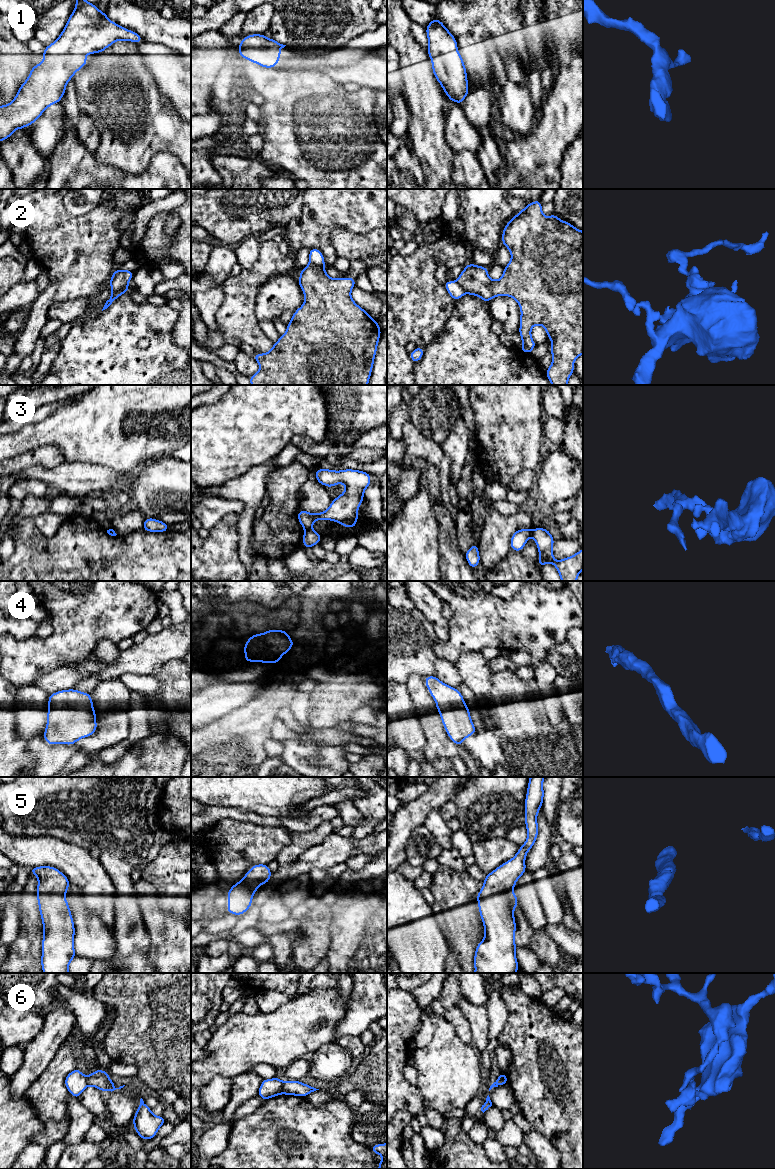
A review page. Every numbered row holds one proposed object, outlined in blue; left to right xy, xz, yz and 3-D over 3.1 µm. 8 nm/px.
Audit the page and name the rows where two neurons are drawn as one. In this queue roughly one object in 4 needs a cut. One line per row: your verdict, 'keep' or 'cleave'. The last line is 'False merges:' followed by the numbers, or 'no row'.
1: keep
2: cleave
3: cleave
4: keep
5: keep
6: cleave
False merges: 2, 3, 6

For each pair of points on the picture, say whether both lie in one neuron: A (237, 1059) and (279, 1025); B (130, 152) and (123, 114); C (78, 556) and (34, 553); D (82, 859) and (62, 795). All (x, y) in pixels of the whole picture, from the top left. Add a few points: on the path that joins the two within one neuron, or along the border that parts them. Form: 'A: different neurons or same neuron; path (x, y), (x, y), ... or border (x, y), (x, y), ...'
A: same neuron; path (247, 1049), (258, 1038), (266, 1038), (269, 1035)
B: same neuron; path (130, 143), (129, 123)
C: same neuron; path (67, 556), (45, 556)
D: different neurons; border (56, 837), (85, 847), (88, 850)

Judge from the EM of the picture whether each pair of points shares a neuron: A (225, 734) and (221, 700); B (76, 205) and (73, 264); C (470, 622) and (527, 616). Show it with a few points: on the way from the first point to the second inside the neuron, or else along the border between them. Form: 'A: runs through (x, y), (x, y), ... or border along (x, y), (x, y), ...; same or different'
A: border along (244, 704), (202, 726); different
B: border along (62, 199), (75, 216), (96, 206); different
C: runs through (484, 622), (513, 622); same

